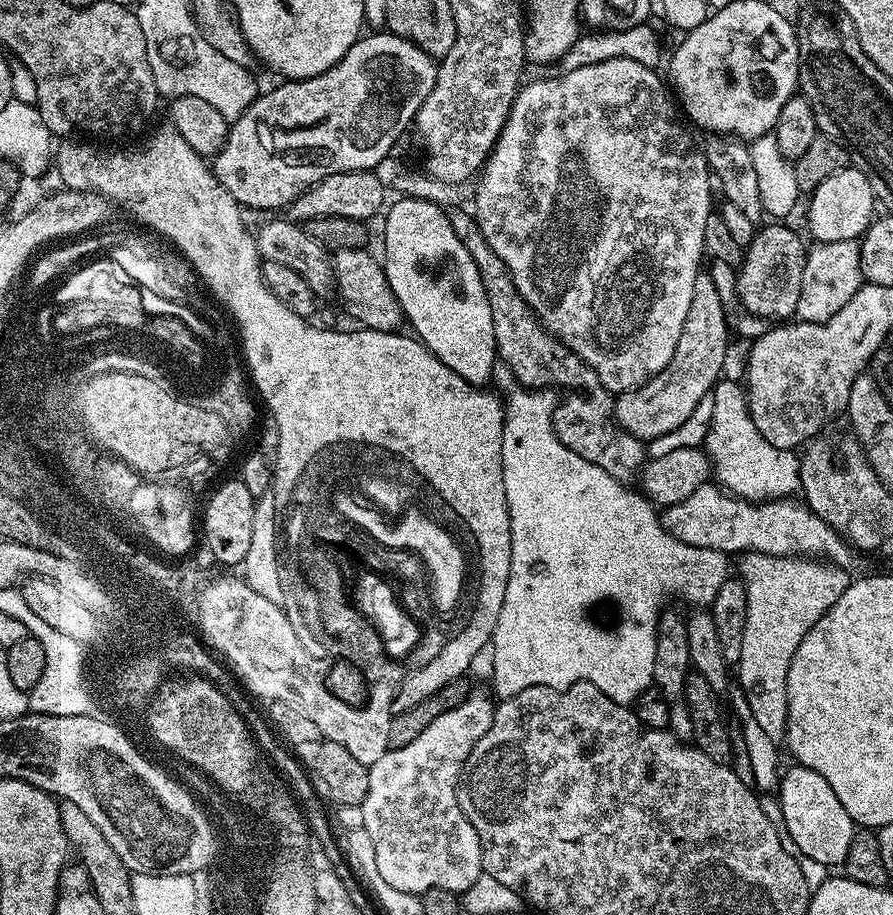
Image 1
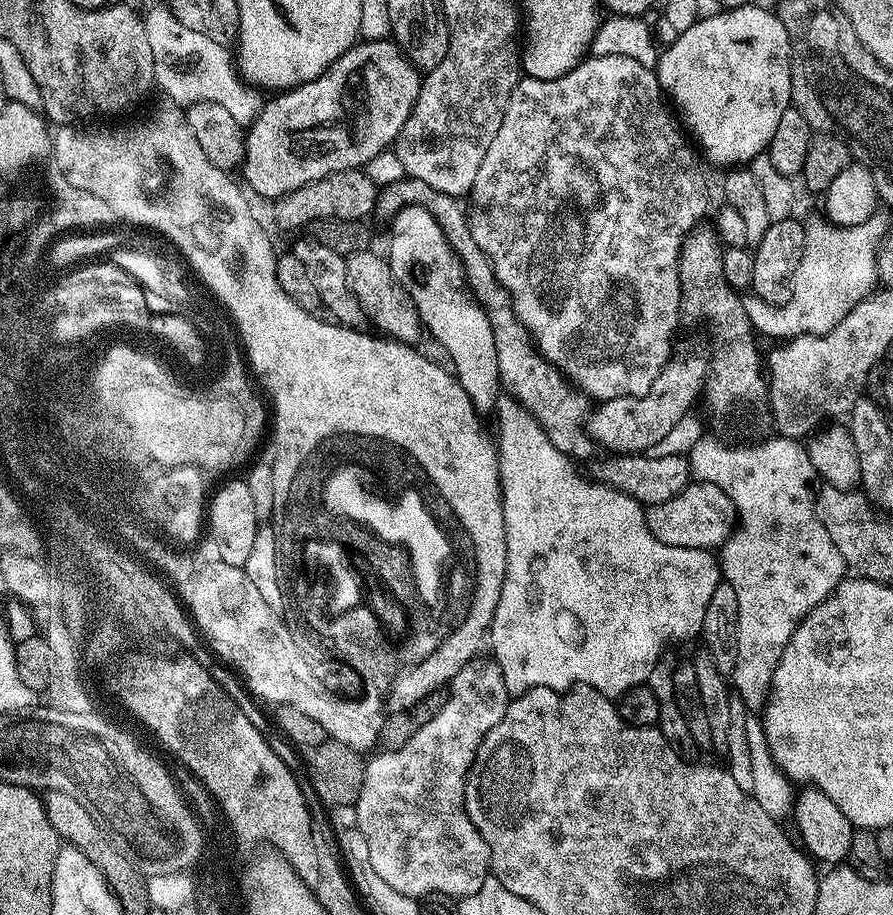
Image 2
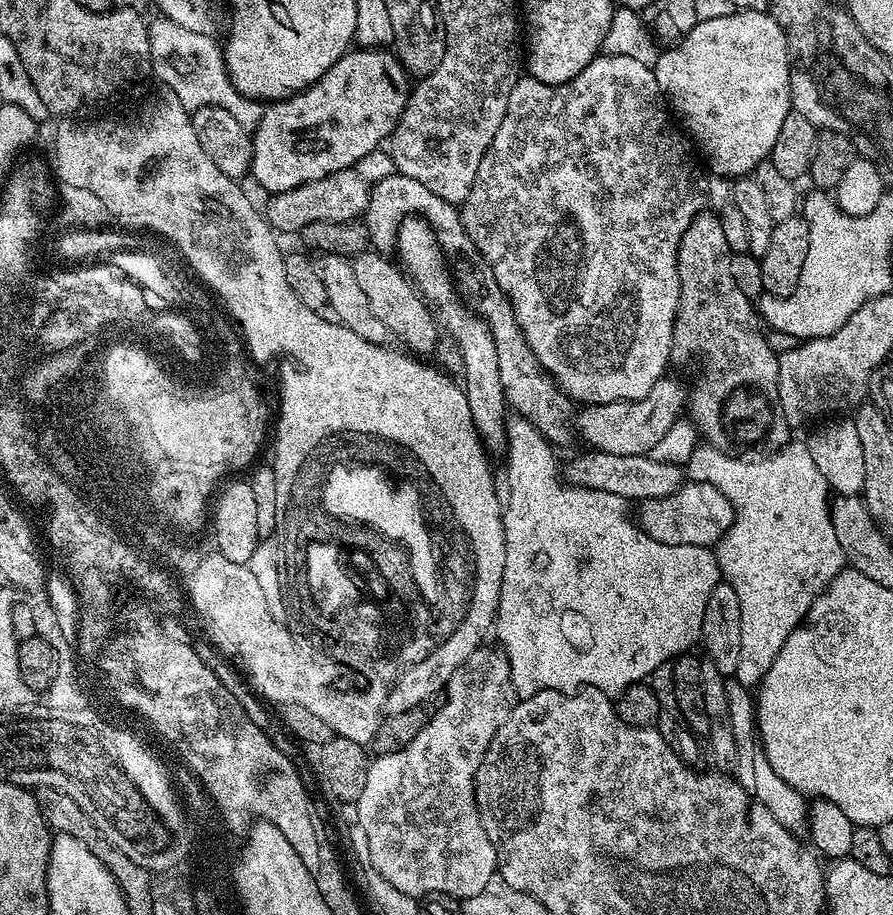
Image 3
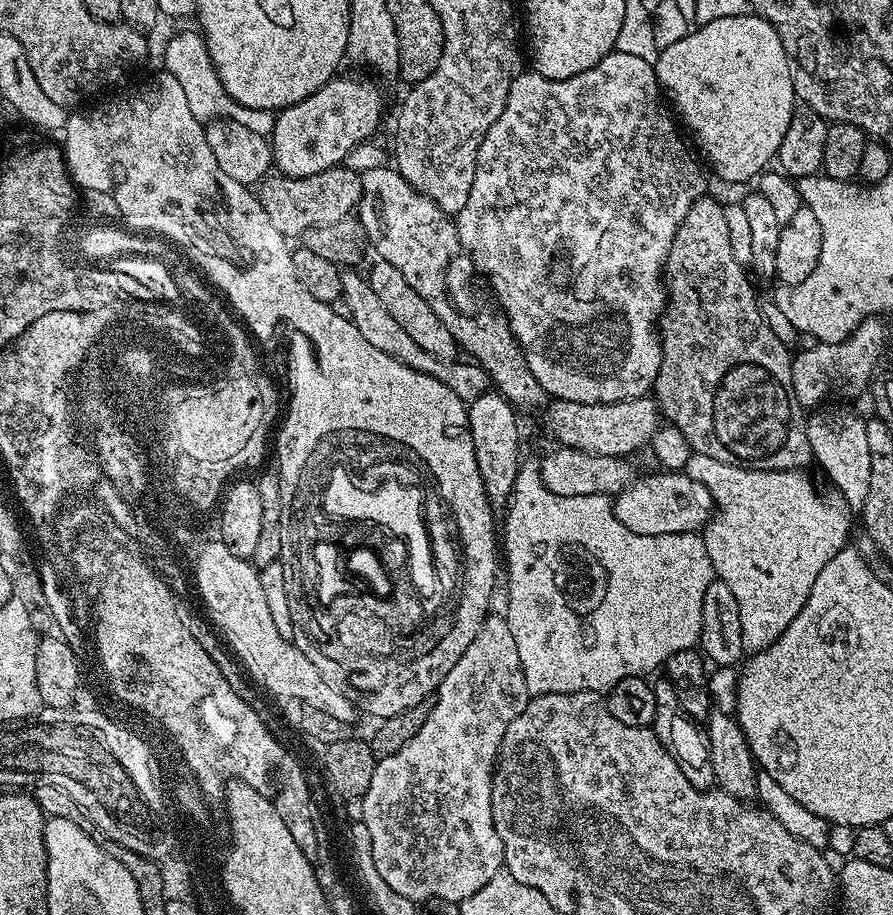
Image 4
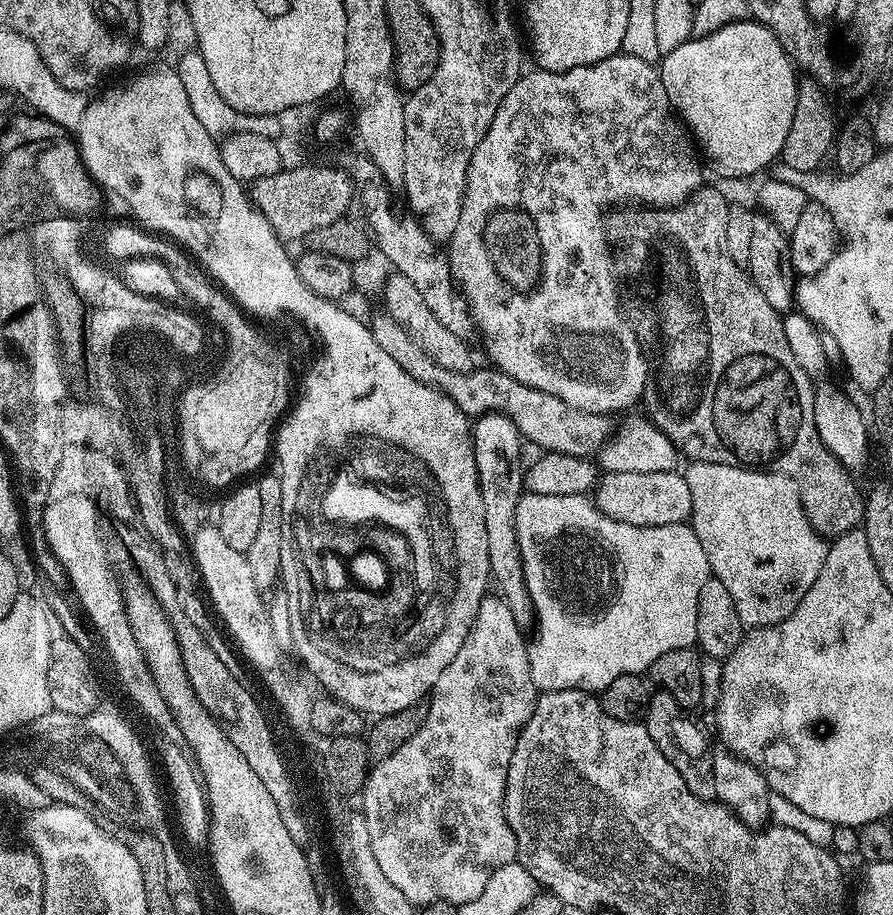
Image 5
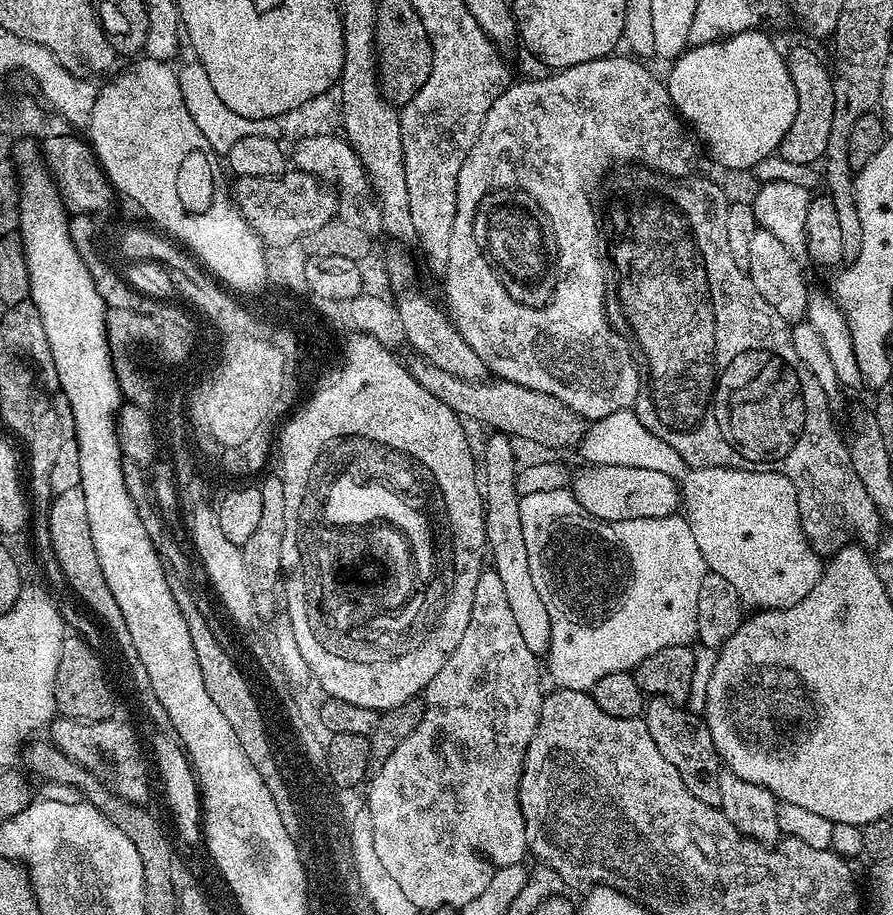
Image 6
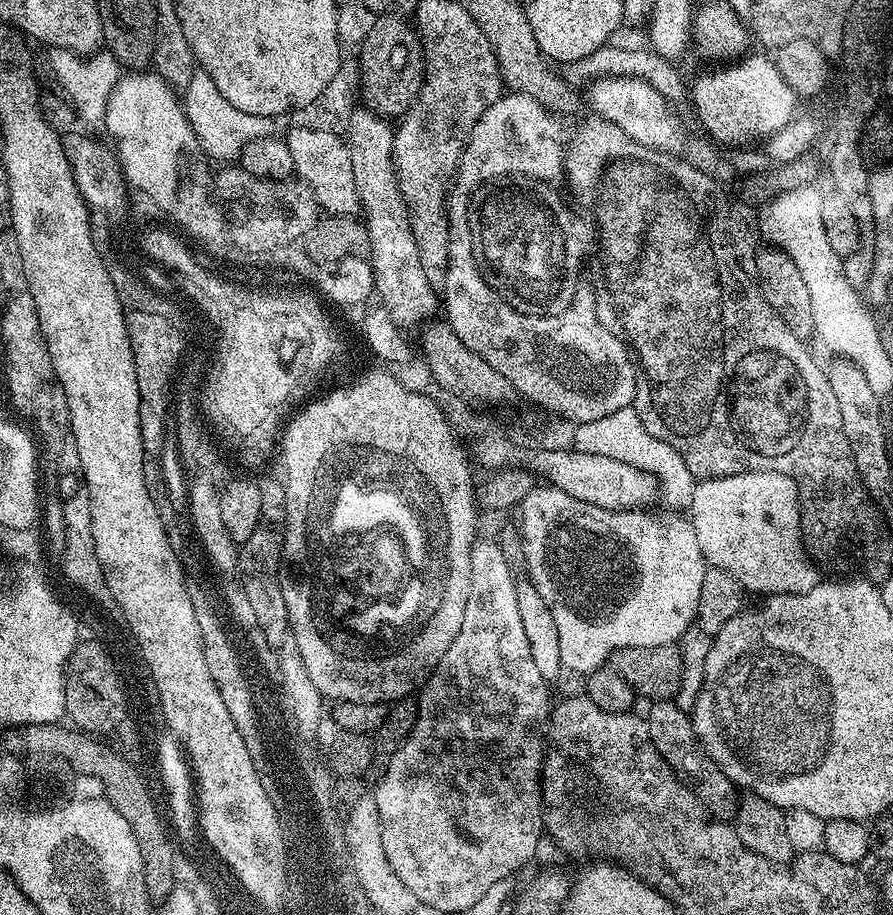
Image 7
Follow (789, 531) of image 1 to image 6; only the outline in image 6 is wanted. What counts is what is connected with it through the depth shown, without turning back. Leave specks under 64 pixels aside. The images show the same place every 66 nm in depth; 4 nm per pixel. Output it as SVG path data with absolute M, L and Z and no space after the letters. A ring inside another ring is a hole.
M584 466L577 476L575 473L570 488L578 503L599 520L662 518L673 515L682 504L682 488L677 477L638 466Z

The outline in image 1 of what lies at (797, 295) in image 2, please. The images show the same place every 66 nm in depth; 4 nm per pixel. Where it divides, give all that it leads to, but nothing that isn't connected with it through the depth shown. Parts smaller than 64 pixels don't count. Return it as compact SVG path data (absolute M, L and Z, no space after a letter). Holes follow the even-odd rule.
M856 240L813 243L804 257L802 290L798 294L796 316L806 324L826 322L854 296L861 283L860 246Z

